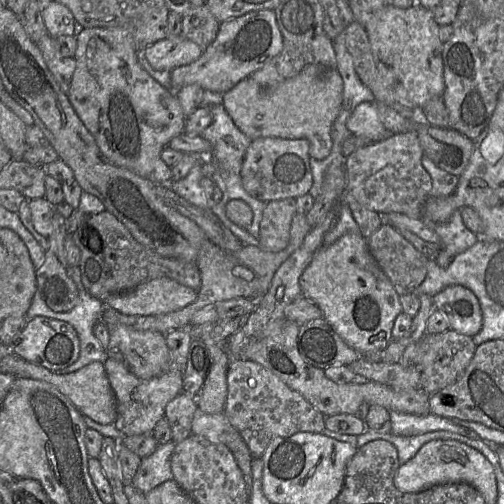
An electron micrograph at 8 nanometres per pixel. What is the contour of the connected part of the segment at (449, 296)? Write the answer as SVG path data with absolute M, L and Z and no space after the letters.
M451 285L432 297L435 309L447 318L450 329L470 337L482 327L483 317L476 295L462 285Z

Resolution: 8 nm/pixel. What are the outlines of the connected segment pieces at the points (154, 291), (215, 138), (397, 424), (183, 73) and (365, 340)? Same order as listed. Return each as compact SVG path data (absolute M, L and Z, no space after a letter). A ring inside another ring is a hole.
M157 278L132 290L105 298L105 307L126 315L159 315L177 311L195 301L197 291L170 278Z
M222 104L208 106L211 110L212 122L205 128L200 136L211 143L211 152L208 154L210 160L214 161L217 165L217 172L213 176L213 182L222 192L222 199L219 203L229 202L230 200L243 200L252 209L253 219L251 225L246 229L246 231L253 236L255 239L259 237L259 223L261 221L263 211L266 206L266 202L258 200L251 195L249 195L242 186L241 182L241 166L247 148L251 143L251 139L247 137L240 129L234 124L233 120L226 112Z
M389 411L392 434L398 436L416 436L433 431L450 431L470 439L480 439L479 434L465 426L454 423L451 418L434 414L419 416L397 411Z
M258 10L220 23L215 40L194 62L170 71L171 90L178 92L186 85L196 84L204 90L221 94L264 67L283 49L283 36L274 10Z
M348 233L340 237L336 242L329 246L322 247L319 249L311 263L303 271L299 278L299 285L301 289L301 295L313 302L322 312L323 318L326 322L332 327L332 329L338 334L338 336L352 349L354 349L360 356L363 356L368 353L381 352L386 349L389 343L392 340L392 328L396 317L402 312L402 306L399 300L399 295L393 287L389 278L381 270L376 260L371 255L368 248L368 239L366 239L360 233Z

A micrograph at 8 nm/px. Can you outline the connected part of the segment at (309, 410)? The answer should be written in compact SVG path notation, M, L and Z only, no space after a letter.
M233 358L227 370L227 386L224 413L241 434L252 457L261 458L276 437L290 437L298 432L321 433L325 428L325 417L321 412L275 374L254 361Z

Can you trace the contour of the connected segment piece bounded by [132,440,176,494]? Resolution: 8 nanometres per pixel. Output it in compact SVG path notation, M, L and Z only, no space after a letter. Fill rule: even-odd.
M172 440L159 444L151 455L141 459L132 481L134 487L147 494L163 482L173 479L171 457L175 444Z

